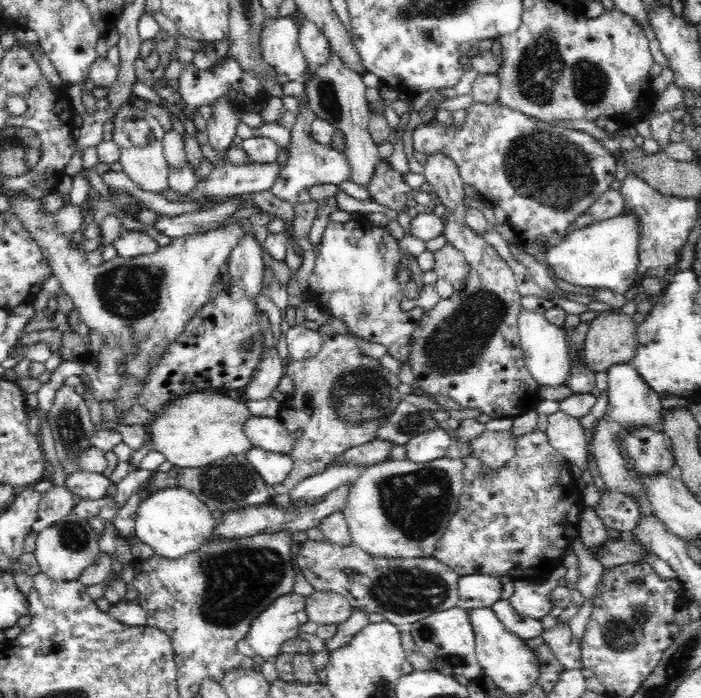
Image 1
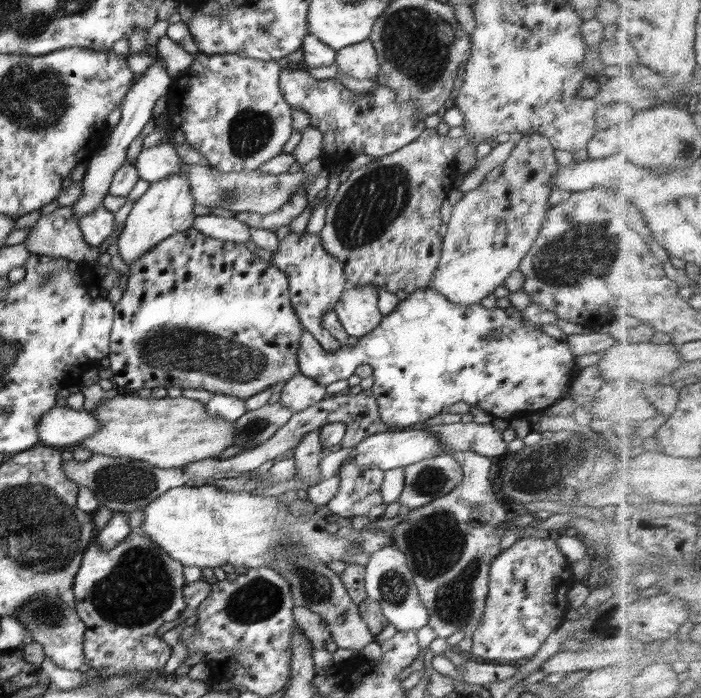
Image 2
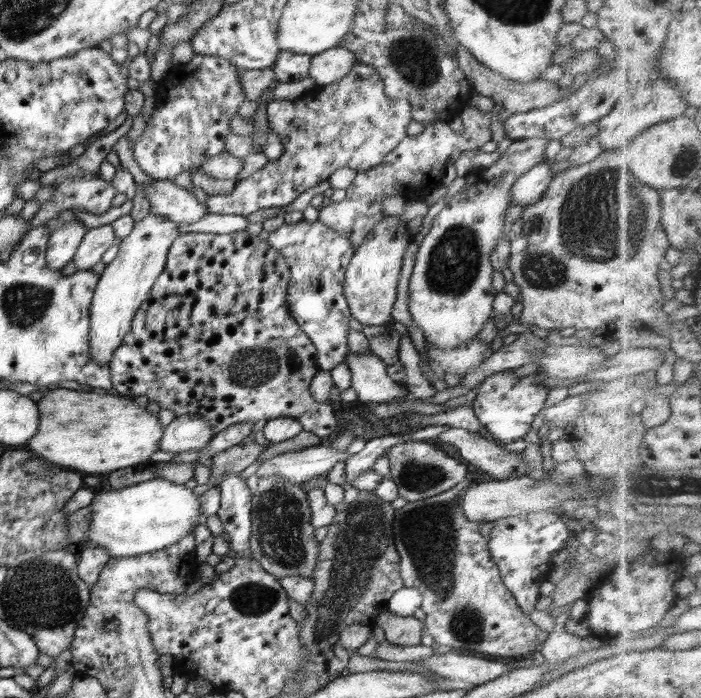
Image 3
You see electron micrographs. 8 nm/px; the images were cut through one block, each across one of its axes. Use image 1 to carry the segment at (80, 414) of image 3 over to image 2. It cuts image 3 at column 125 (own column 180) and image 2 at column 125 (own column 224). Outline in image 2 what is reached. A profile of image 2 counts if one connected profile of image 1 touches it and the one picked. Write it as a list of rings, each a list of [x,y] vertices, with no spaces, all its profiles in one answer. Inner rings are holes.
[[[120,391],[90,412],[100,421],[101,429],[78,445],[94,454],[146,461],[158,468],[180,468],[218,456],[235,441],[235,422],[213,417],[205,404],[184,395],[178,398],[141,398],[139,395],[125,395]]]

